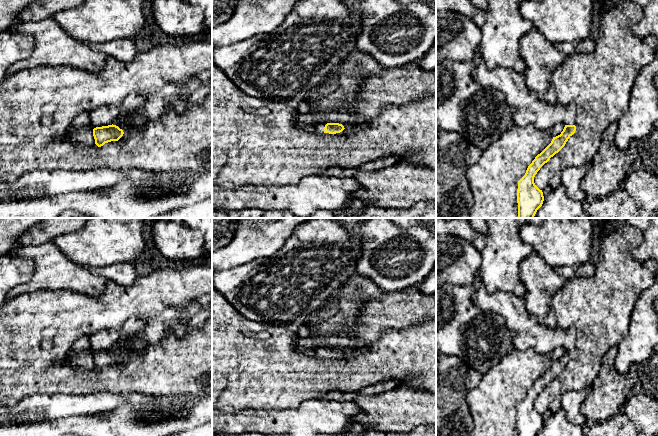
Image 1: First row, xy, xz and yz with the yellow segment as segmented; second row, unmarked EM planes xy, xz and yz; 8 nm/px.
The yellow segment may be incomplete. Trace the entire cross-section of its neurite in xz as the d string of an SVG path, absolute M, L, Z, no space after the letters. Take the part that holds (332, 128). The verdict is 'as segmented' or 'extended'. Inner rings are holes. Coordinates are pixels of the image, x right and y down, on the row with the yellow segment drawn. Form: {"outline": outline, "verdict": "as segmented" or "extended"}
{"outline": "M320 122L315 124L315 130L318 133L336 134L342 132L344 129L344 126L339 123Z", "verdict": "extended"}

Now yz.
{"outline": "M480 53L475 54L473 61L476 67L472 71L472 77L480 85L494 87L504 95L506 102L514 109L514 126L533 125L537 129L549 130L558 123L565 125L561 134L553 137L551 143L535 157L525 175L518 181L518 218L534 218L544 201L543 192L535 185L534 177L575 133L576 104L547 104L526 86L523 77L513 69L503 66L489 69L482 61Z", "verdict": "extended"}

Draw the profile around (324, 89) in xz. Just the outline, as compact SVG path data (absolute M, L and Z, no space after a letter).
M340 64L334 71L330 72L327 75L326 79L314 90L318 91L321 95L325 95L325 96L333 93L337 89L337 85L335 83L328 85L327 82L334 76L334 74L339 69L339 67L340 67Z

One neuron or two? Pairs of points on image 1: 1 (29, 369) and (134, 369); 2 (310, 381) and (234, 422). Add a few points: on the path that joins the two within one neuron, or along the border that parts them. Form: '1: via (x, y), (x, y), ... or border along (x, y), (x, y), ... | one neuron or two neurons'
1: via (55, 374), (65, 378), (108, 378) | one neuron
2: border along (281, 409), (239, 410), (234, 413) | two neurons

